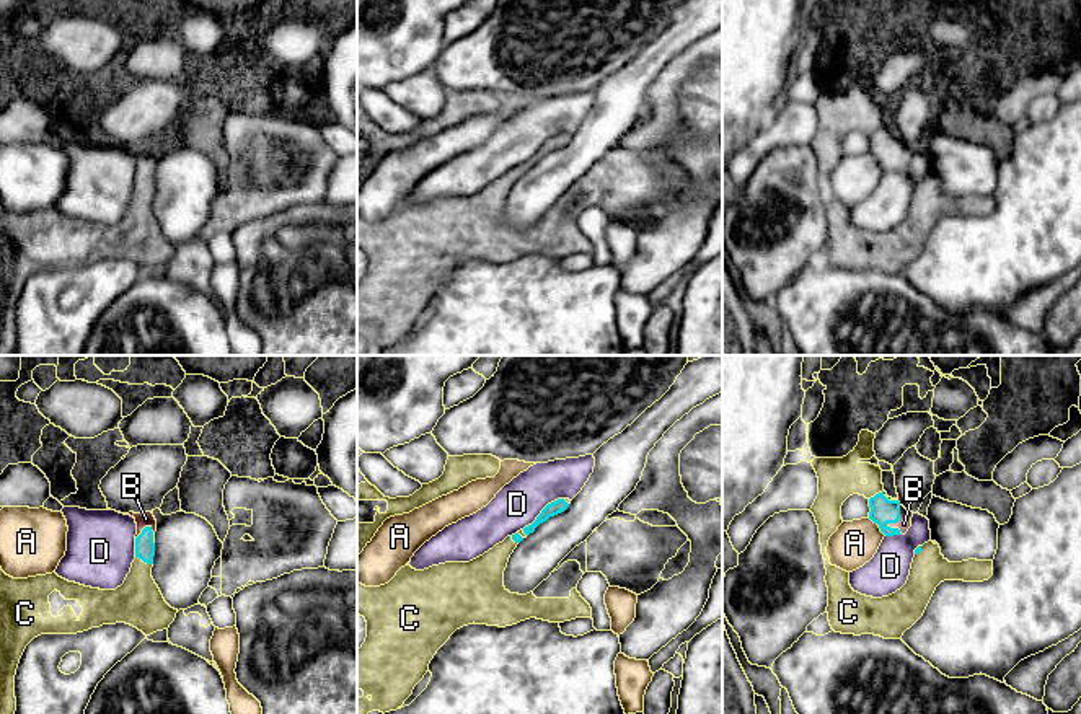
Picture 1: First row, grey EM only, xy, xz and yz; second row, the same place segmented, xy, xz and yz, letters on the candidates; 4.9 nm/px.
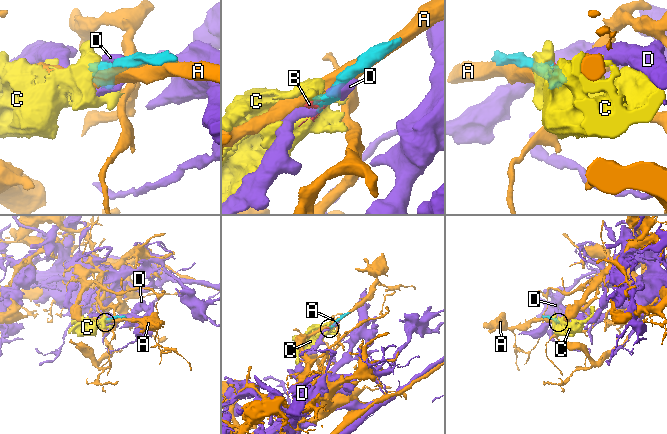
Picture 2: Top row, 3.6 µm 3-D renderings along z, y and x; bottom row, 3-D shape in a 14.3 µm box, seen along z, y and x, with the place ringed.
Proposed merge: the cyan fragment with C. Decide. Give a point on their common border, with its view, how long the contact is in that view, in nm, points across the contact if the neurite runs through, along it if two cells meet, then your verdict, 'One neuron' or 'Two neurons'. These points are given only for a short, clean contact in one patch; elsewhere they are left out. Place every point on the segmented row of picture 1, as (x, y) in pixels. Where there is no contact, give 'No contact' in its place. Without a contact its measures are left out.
Touches cyan at xy (144, 561). Shared border 100 nm. One neuron

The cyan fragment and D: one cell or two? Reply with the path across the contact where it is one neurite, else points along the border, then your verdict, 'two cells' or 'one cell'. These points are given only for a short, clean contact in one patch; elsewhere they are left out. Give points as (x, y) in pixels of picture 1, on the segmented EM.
two cells

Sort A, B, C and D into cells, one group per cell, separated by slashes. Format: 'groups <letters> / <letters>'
groups A / B C / D

